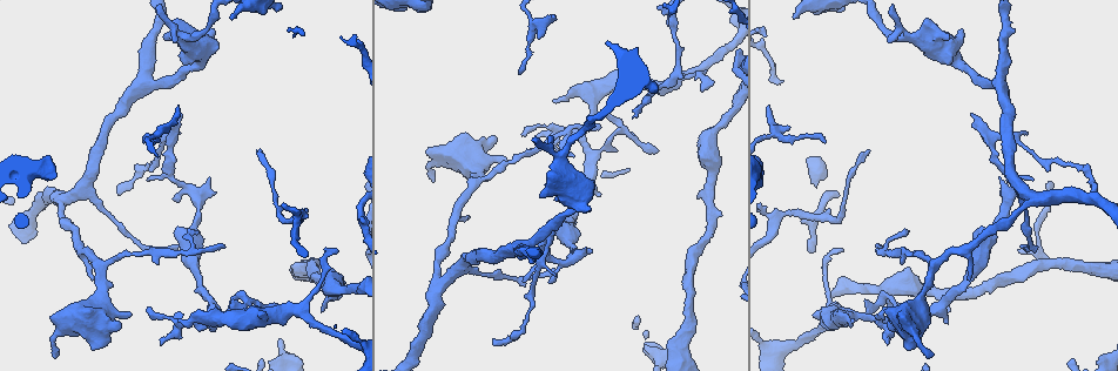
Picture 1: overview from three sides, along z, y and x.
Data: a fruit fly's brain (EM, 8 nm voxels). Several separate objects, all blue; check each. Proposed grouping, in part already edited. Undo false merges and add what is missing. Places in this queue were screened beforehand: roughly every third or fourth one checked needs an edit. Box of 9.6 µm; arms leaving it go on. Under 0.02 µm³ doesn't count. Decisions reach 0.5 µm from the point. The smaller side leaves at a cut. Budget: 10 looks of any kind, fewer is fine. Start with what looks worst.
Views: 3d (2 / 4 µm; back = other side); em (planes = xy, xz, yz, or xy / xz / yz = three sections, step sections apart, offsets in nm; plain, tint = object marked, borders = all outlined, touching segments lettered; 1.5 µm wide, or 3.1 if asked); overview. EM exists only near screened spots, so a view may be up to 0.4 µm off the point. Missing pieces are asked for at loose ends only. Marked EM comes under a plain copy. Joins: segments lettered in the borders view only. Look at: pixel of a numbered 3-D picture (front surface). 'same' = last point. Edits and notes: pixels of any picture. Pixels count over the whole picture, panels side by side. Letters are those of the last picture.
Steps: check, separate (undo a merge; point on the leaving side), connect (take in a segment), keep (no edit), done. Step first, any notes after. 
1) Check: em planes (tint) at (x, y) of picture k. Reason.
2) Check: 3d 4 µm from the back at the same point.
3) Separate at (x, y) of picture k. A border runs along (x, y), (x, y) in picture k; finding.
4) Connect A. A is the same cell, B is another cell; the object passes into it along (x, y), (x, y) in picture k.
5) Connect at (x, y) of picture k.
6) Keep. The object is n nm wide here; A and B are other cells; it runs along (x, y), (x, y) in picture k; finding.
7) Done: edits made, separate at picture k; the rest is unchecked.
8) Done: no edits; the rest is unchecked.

Check: 3d 4 µm at (697, 195) of picture 1.

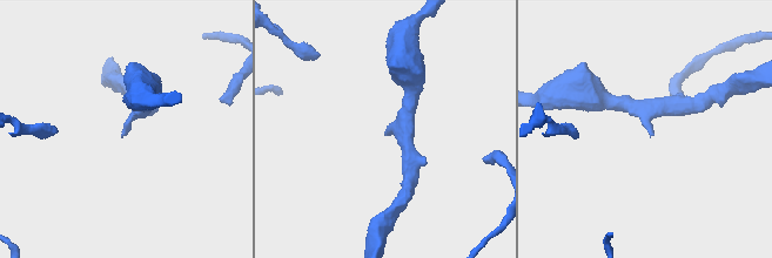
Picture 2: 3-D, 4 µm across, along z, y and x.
Check: em yz step 4 (tint) at (388, 132) of picture 2. Now the EM.

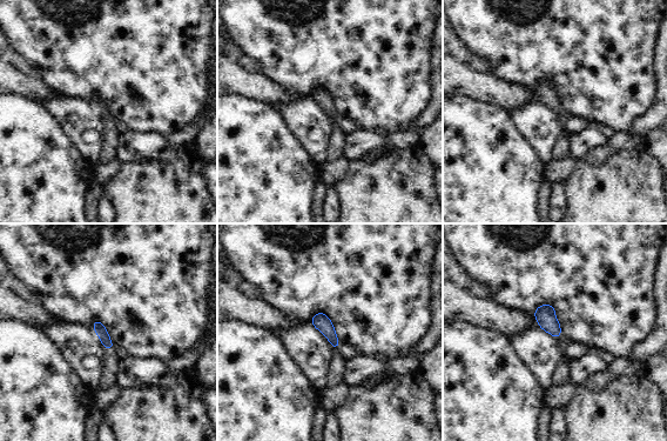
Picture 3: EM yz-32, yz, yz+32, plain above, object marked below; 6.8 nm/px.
Check: em planes (borders) at the same point.

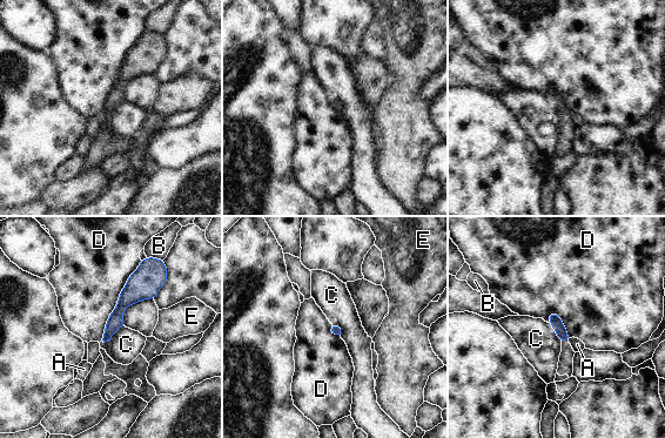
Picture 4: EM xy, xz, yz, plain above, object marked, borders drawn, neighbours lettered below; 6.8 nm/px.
Keep. The longest contact is with D, 600 nm; A, B, C, D and E are other cells; no lettered segment goes on from it.

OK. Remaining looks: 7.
Check: em yz step 8 (tint) at (854, 318) of picture 1. An open end.

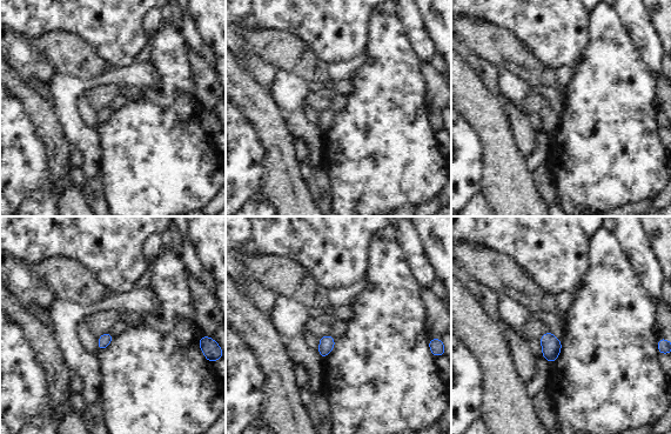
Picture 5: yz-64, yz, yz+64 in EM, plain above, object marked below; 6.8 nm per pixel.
Check: em planes (tint) at the same point.

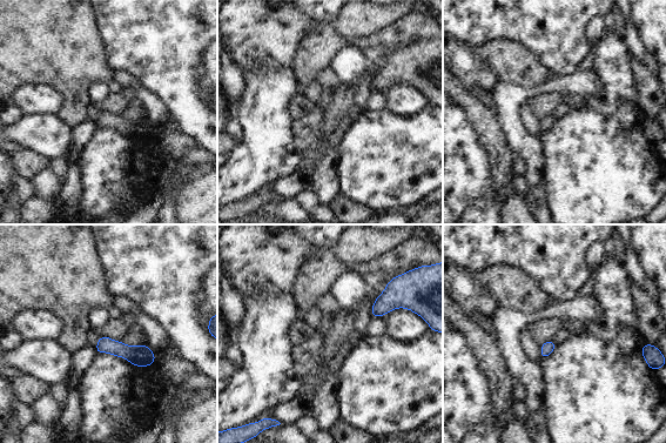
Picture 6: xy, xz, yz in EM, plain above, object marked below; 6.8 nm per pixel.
Check: em planes (borders) at the same point.

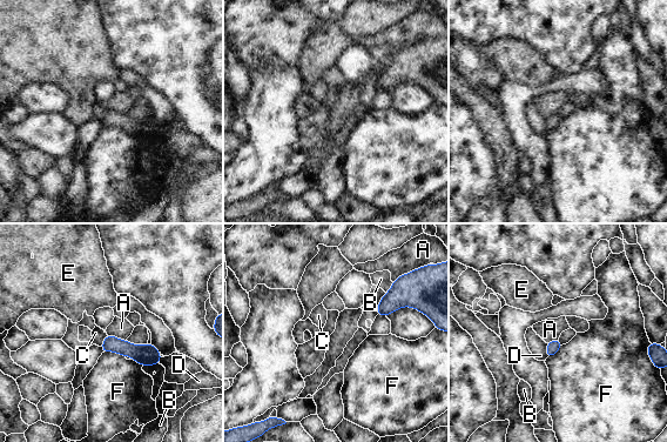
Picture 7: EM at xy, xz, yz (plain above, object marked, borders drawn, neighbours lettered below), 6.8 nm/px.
Keep. The longest contact is with F, 160 nm; A, B, C, D, E and F are other cells; a border runs along (107, 334), (126, 340) in picture 7; no lettered segment goes on from it.

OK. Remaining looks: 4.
Check: 3d 4 µm at (495, 342) of picture 1.

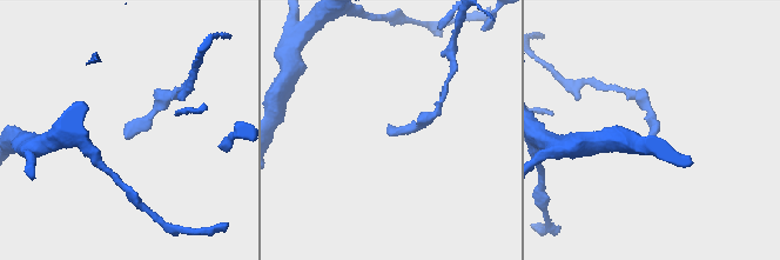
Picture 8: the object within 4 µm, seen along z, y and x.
Check: em planes (tint) at (394, 126) of picture 8.

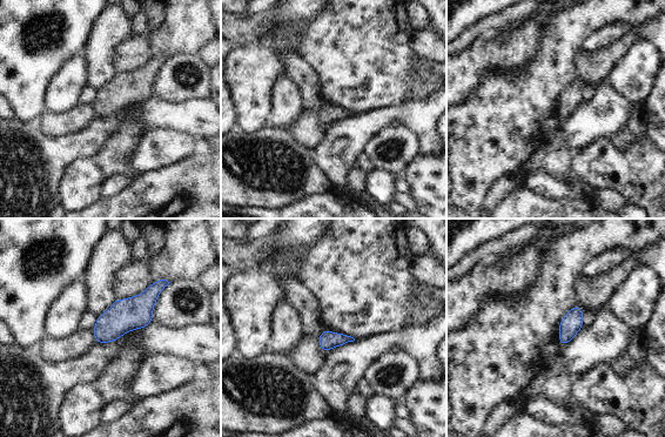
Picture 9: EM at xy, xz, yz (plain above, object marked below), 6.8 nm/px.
Check: em planes (borders) at the same point. What lies round it.

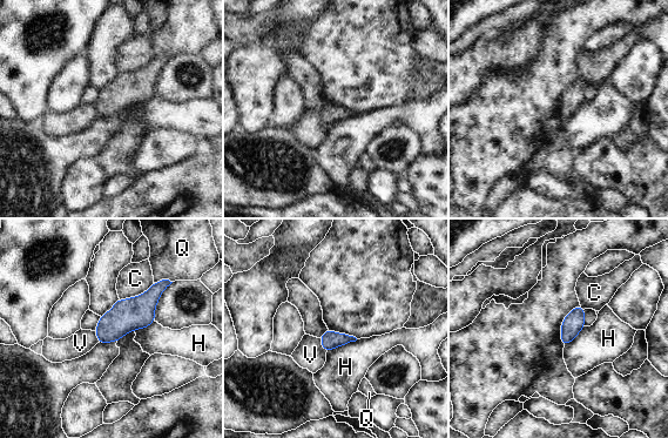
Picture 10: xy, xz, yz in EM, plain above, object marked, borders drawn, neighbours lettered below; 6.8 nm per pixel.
Keep. The longest contact is with C, 260 nm; C, H, Q and V are other cells; no lettered segment goes on from it.

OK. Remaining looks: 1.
Check: em xy step 8 (borders) at (99, 201) of picture 1. Thick turns thin.

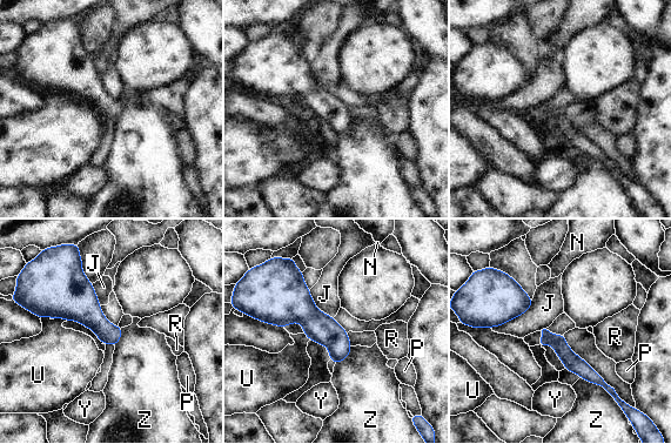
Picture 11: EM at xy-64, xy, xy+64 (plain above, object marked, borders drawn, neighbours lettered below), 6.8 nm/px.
Keep. The object is 110 nm wide here; J, N, P, R, U, Y and Z are other cells; it runs along (543, 330), (585, 372), (601, 382) in picture 11; all the same cell.

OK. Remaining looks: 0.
Done: no edits; the rest is unchecked.

